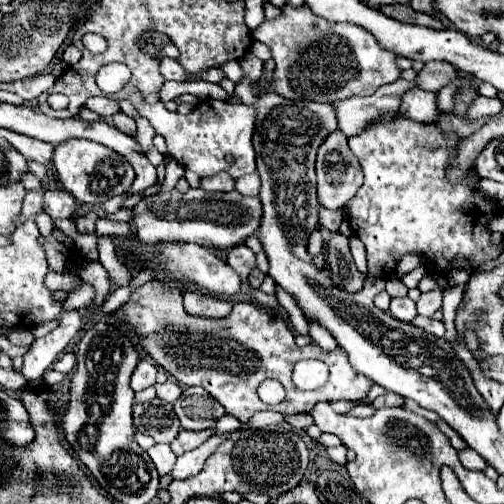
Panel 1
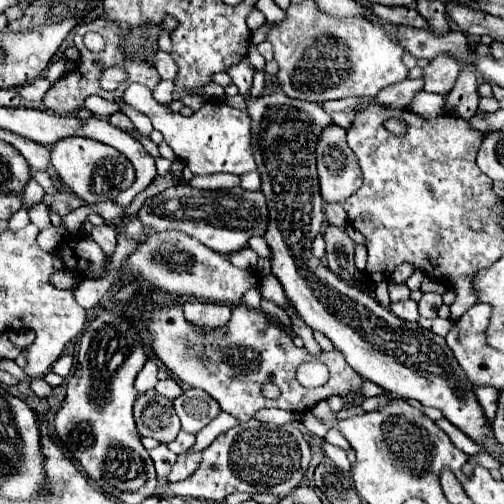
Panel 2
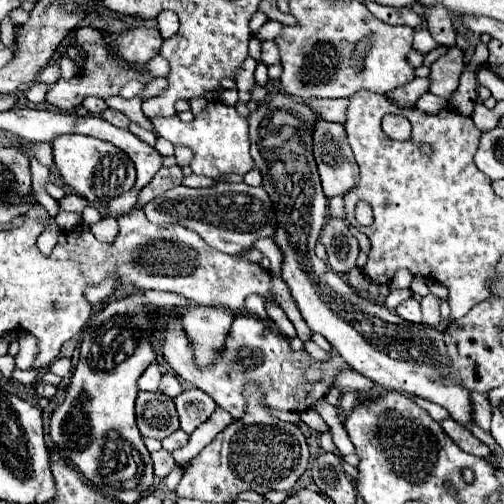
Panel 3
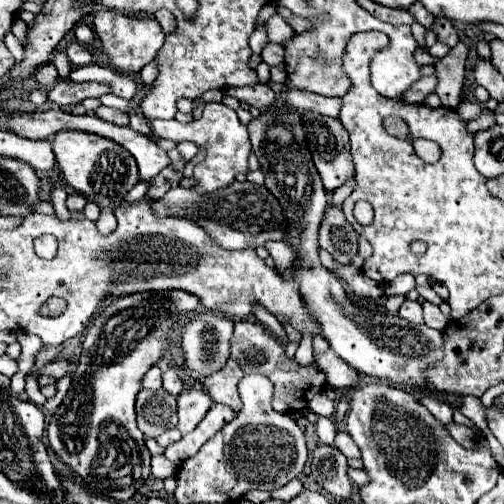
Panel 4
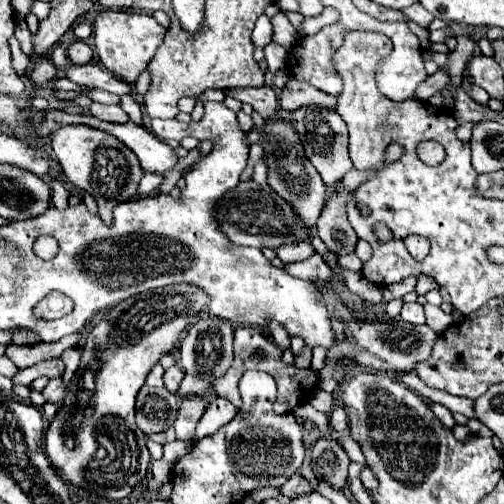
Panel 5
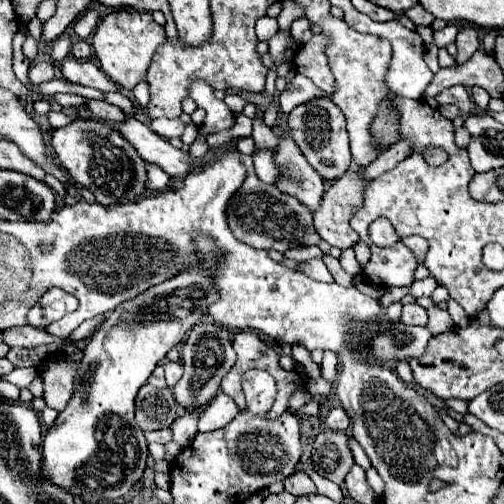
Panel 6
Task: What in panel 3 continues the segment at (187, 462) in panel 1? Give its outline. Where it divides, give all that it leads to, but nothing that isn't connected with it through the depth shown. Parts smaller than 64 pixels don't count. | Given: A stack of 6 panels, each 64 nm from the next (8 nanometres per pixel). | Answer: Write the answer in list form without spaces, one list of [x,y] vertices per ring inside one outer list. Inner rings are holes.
[[[176,464],[174,466],[174,470],[164,478],[164,484],[166,484],[166,488],[172,492],[174,488],[176,488],[176,484],[182,480],[182,476],[184,476],[184,470],[188,468],[188,464],[184,464],[184,466],[180,466],[180,464]]]

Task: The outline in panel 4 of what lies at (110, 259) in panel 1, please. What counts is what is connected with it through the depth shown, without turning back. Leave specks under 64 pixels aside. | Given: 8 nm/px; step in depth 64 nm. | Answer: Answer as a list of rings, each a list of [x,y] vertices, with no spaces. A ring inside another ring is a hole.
[[[62,130],[52,140],[52,150],[56,156],[56,162],[68,182],[74,190],[90,198],[100,206],[100,218],[96,222],[96,228],[102,236],[108,236],[112,230],[116,230],[116,216],[114,206],[126,196],[126,192],[138,182],[138,168],[136,160],[128,150],[124,150],[120,144],[88,134],[88,132],[76,132],[76,130]]]

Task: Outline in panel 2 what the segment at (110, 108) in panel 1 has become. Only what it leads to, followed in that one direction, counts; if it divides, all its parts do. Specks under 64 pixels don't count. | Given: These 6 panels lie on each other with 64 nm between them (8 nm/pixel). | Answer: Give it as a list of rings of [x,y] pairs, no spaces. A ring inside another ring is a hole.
[[[98,96],[86,98],[84,106],[86,106],[94,116],[98,116],[98,118],[108,118],[110,114],[114,114],[114,112],[120,110],[120,106],[116,106],[112,100],[104,100],[104,98],[98,98]]]

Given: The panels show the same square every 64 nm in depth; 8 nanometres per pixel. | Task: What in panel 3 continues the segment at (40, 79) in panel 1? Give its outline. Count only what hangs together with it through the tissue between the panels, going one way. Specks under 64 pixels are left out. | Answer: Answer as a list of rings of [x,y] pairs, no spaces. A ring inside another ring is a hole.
[[[36,82],[36,84],[32,84],[32,86],[26,90],[26,98],[28,98],[30,102],[34,102],[34,104],[42,104],[44,98],[46,98],[46,90],[48,90],[46,84]]]

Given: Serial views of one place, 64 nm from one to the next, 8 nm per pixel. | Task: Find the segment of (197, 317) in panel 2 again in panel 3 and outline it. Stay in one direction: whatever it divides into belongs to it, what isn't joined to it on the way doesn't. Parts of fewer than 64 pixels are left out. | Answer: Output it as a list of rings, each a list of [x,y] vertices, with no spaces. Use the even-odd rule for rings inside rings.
[[[188,306],[184,310],[182,322],[194,346],[196,366],[208,366],[214,362],[220,348],[224,348],[224,340],[230,330],[232,318],[232,312],[224,308]]]

